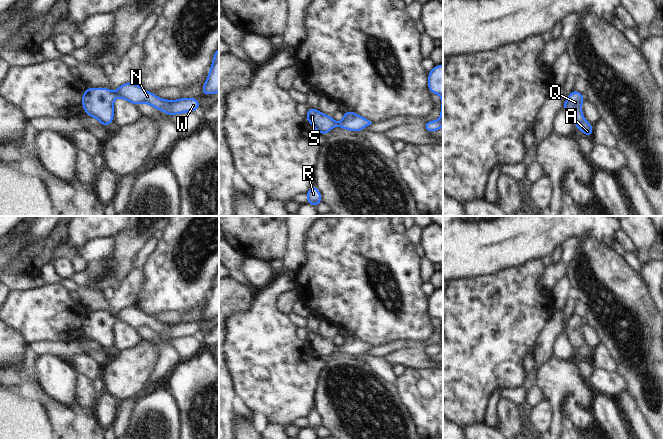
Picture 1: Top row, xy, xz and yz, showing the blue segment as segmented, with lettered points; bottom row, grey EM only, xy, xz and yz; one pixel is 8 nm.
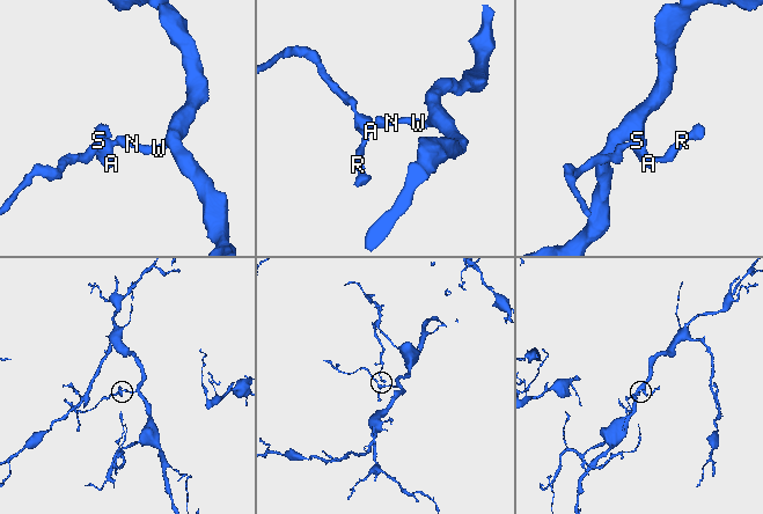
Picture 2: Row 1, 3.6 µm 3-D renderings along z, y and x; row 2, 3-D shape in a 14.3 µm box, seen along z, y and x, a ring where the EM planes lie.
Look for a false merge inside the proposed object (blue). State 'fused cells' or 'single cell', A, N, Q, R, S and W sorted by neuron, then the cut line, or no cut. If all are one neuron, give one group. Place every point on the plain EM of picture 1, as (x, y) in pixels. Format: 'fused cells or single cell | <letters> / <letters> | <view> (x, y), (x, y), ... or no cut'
single cell | A N Q R S W | no cut

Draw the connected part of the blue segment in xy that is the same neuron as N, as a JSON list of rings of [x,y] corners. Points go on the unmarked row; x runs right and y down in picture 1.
[[[127,306],[115,316],[109,312],[86,312],[82,319],[82,330],[89,341],[97,342],[106,352],[114,344],[114,322],[122,322],[131,328],[146,327],[169,340],[194,336],[200,332],[197,322],[165,324],[146,315],[134,306]]]

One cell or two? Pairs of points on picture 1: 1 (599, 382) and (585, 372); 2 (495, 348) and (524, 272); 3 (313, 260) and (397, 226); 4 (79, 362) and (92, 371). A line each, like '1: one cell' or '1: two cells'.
1: two cells
2: one cell
3: two cells
4: one cell

